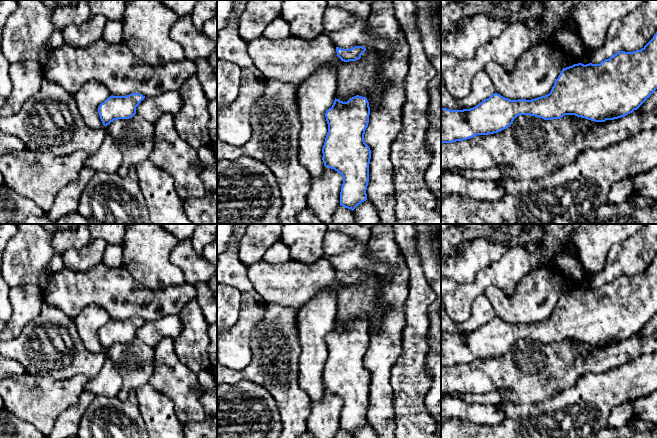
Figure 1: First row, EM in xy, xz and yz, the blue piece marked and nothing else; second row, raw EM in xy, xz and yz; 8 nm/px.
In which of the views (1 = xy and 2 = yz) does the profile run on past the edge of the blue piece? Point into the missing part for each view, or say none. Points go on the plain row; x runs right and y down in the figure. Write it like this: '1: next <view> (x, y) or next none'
1: next none
2: next none

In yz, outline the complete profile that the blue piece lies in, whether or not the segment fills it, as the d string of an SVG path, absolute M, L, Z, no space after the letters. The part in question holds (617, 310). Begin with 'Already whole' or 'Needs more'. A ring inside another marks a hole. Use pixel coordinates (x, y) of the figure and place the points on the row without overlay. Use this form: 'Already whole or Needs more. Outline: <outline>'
Already whole. Outline: M657 256L641 273L619 275L600 288L574 288L563 292L549 318L532 324L511 324L492 318L470 333L441 332L441 368L463 365L477 359L488 359L508 352L519 339L544 344L575 339L595 346L624 341L637 334L657 313Z

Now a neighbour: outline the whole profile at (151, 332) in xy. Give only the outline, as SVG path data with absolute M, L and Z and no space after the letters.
M167 315L155 321L145 321L136 331L136 338L151 347L155 347L162 339L177 338L183 329L178 315Z

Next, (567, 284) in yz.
M587 273L587 275L583 278L583 281L580 283L566 276L561 276L561 287L562 287L563 292L566 292L578 287L582 287L584 289L589 288L591 287L589 274Z

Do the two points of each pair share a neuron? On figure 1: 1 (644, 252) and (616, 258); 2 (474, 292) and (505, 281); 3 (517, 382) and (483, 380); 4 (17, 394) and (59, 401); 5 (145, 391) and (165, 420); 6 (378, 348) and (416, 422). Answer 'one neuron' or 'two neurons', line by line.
1: one neuron
2: one neuron
3: one neuron
4: one neuron
5: one neuron
6: two neurons

